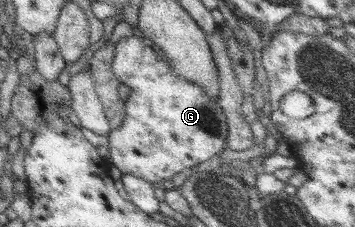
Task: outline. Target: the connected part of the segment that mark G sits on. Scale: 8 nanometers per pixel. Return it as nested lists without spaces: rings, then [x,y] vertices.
[[[134,35],[120,39],[113,48],[115,51],[111,61],[111,72],[121,84],[125,84],[131,90],[131,93],[124,103],[121,124],[110,130],[107,135],[109,165],[115,166],[121,175],[131,174],[152,185],[154,182],[162,183],[173,178],[173,174],[179,171],[187,172],[192,166],[221,153],[227,134],[226,118],[219,105],[209,100],[198,84],[173,74],[167,61],[153,52],[149,43]]]

